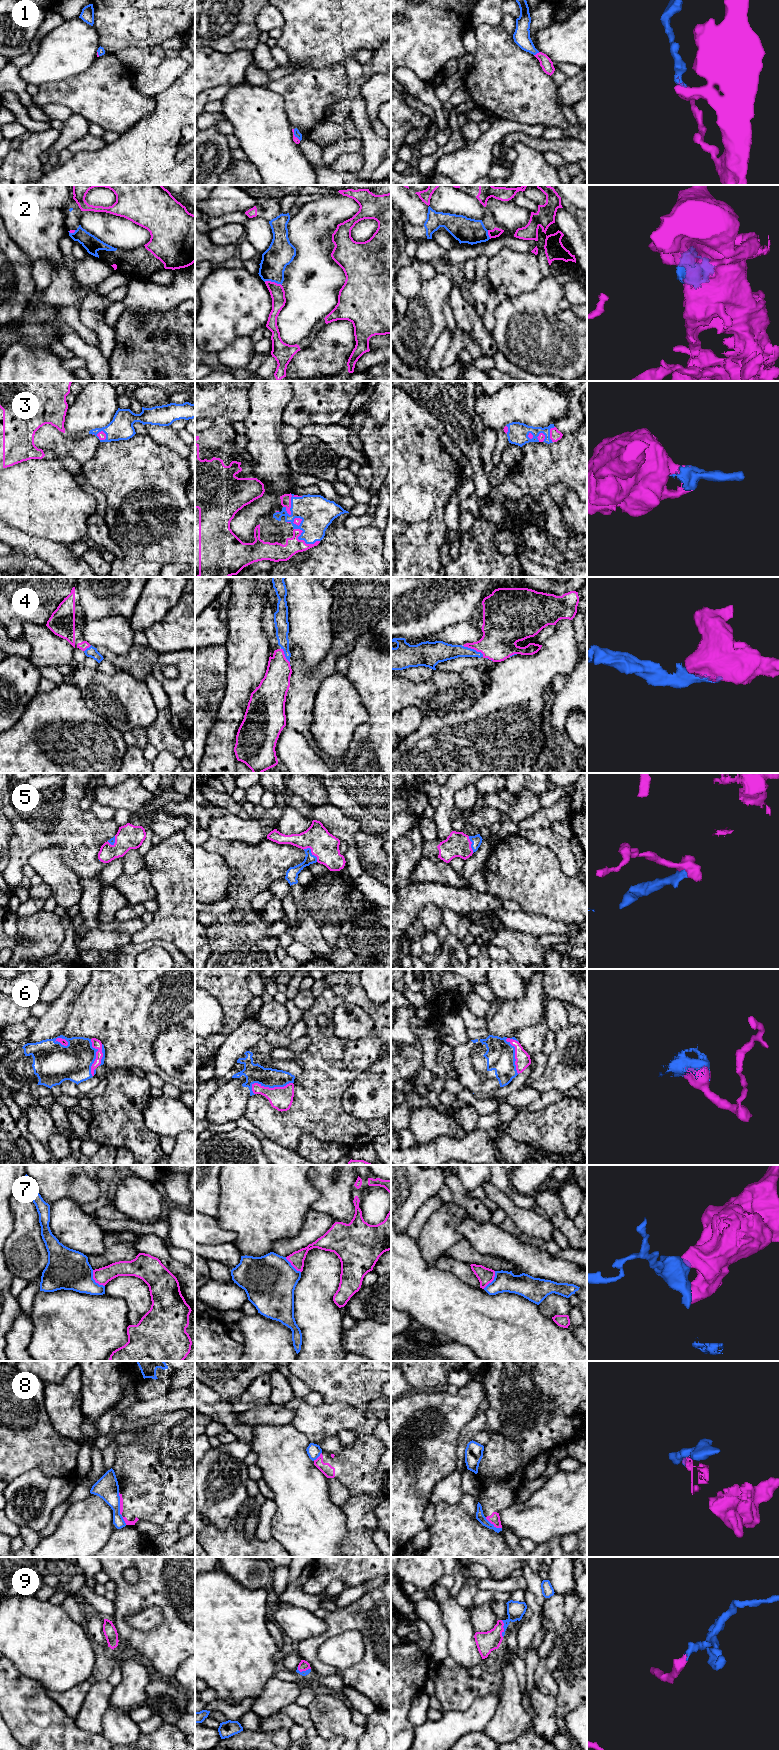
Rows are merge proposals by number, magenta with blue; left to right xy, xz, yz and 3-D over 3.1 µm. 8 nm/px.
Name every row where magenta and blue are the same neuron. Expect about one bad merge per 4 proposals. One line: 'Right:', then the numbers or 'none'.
Right: 1, 2, 3, 4, 5, 6, 9

